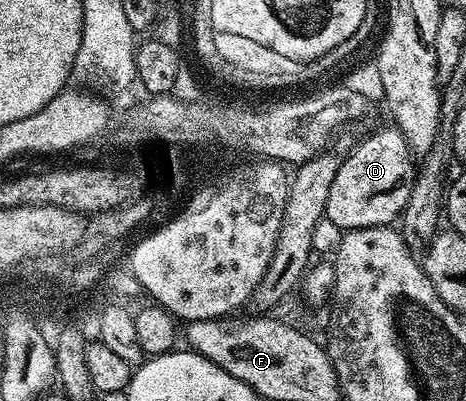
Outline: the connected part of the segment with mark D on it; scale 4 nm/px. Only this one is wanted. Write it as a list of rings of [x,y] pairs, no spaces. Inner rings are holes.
[[[388,126],[368,136],[352,153],[340,161],[338,174],[330,185],[324,215],[327,223],[339,230],[353,228],[382,228],[399,221],[417,176],[414,155],[406,138],[395,126]]]

